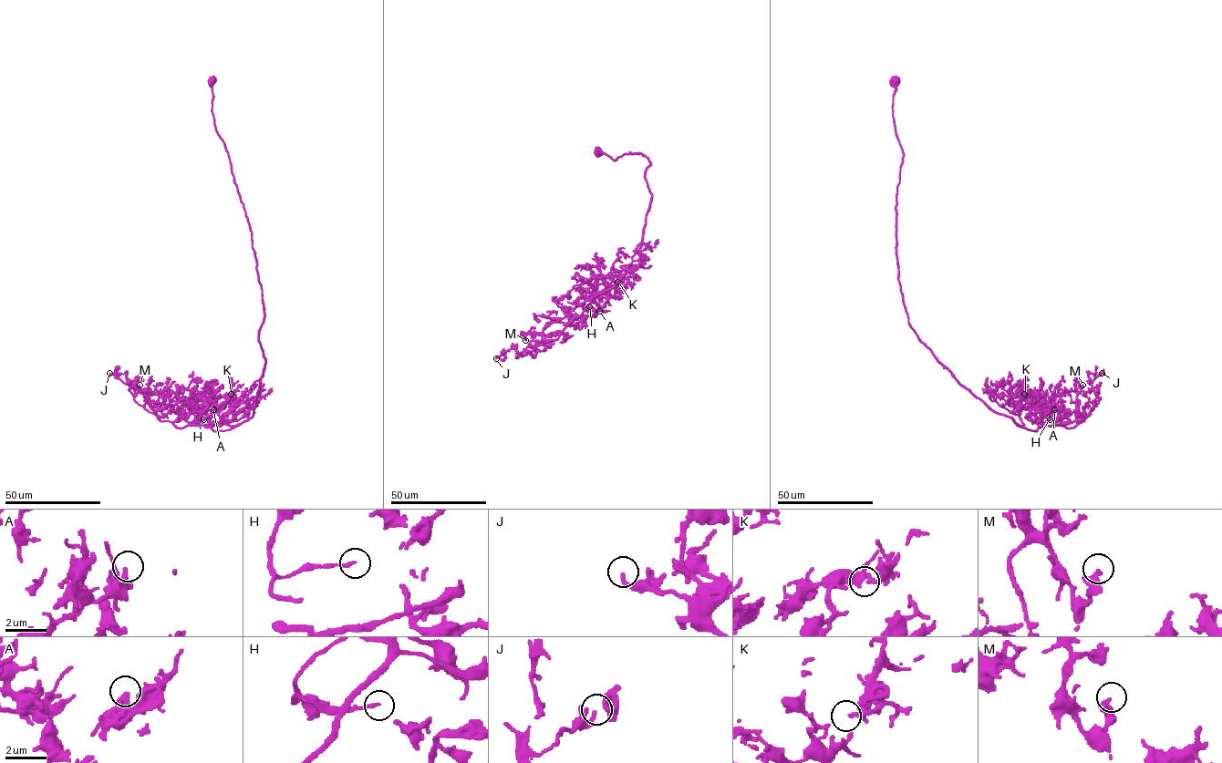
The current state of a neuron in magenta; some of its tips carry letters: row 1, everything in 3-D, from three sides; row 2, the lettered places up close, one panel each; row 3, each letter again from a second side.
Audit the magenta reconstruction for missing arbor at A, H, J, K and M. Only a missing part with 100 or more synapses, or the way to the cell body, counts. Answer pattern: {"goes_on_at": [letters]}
{"goes_on_at": []}

